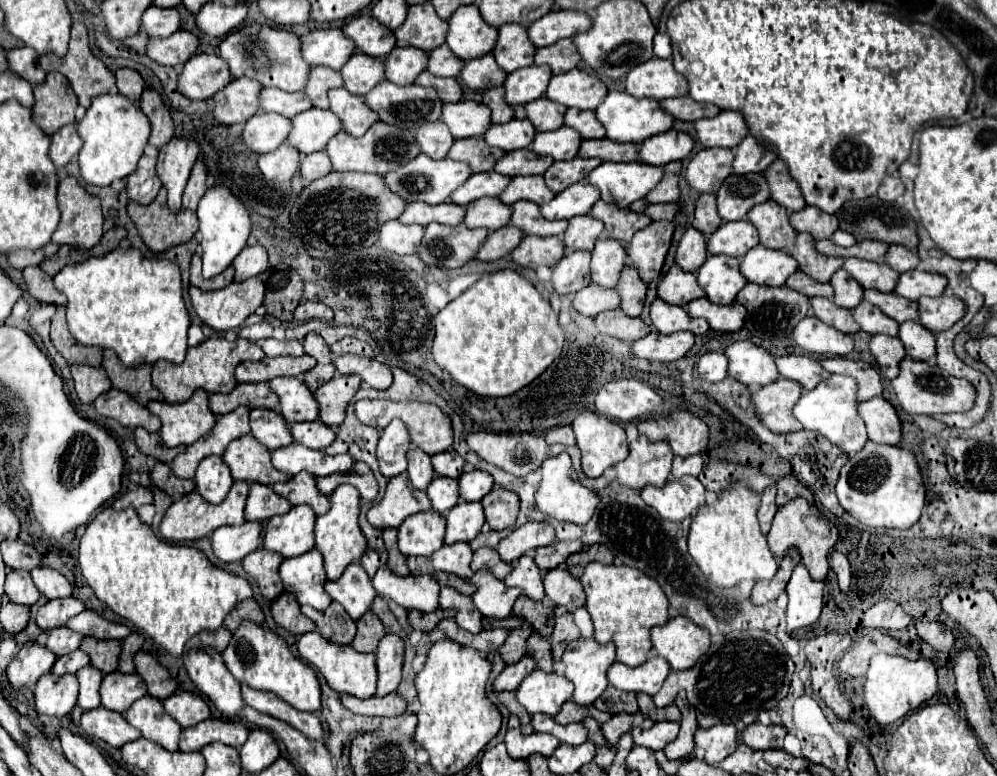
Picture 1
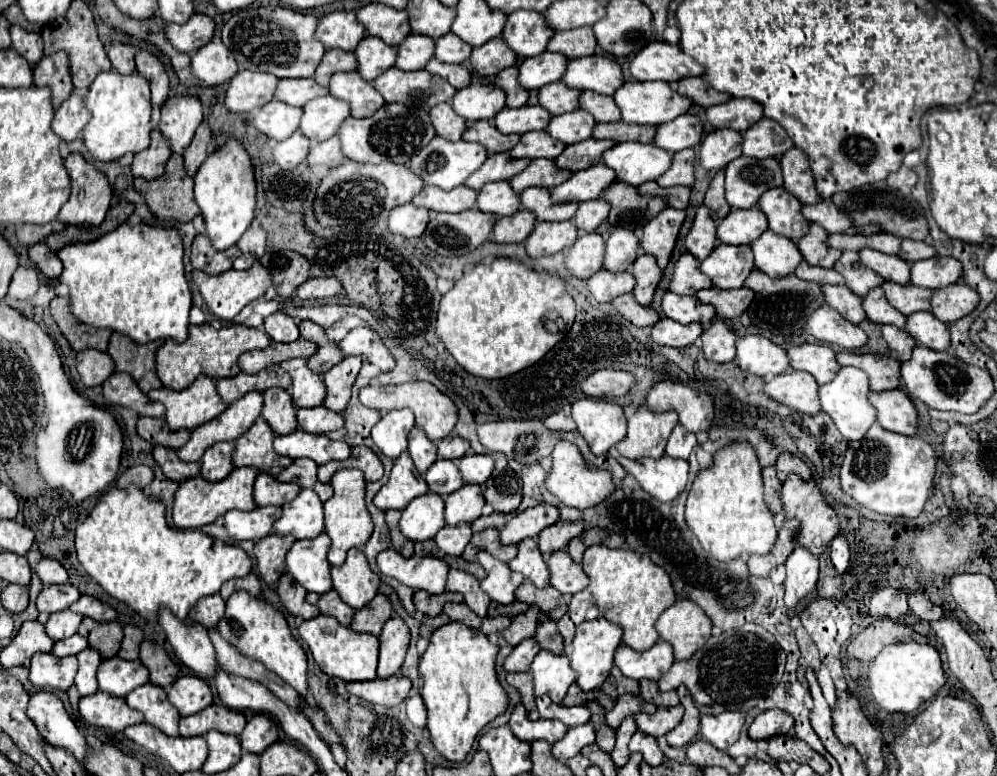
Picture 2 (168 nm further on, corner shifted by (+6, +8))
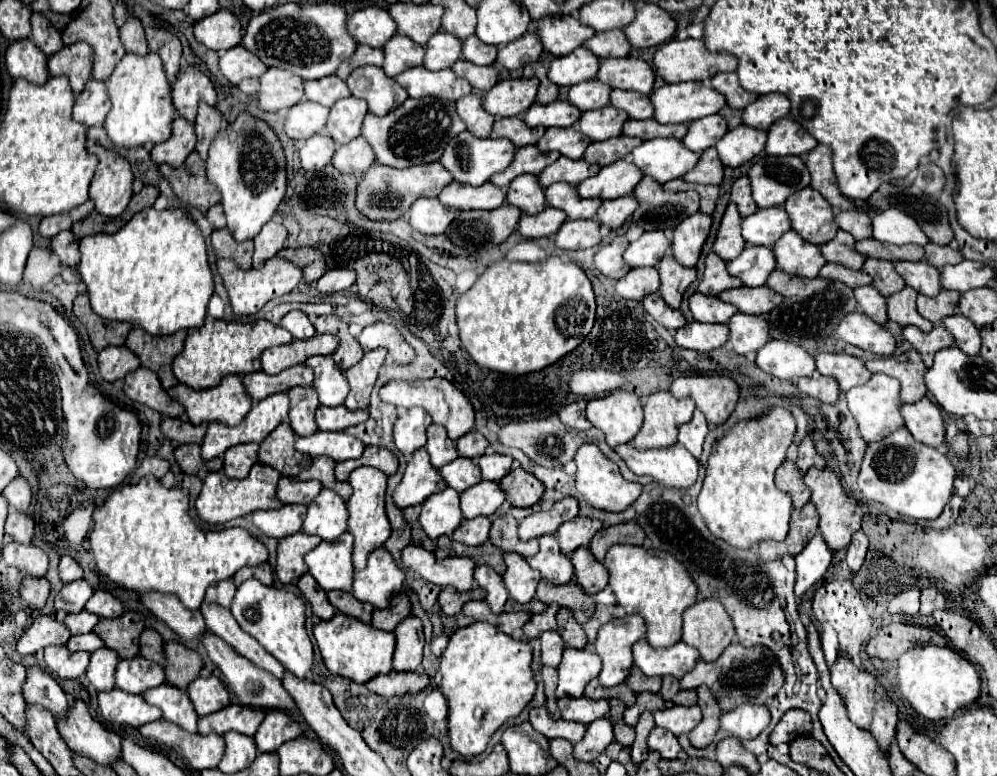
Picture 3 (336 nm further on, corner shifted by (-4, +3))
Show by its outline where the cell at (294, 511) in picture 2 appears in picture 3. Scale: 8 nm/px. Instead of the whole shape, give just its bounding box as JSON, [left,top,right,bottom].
[302,488,346,542]

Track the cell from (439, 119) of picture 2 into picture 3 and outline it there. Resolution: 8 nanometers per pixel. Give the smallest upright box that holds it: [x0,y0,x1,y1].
[456,94,494,138]

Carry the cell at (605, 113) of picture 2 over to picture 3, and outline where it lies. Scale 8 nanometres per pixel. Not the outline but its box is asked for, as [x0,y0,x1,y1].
[610,90,652,120]

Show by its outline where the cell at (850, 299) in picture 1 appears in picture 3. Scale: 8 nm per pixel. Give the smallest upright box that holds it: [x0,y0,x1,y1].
[862,258,904,294]

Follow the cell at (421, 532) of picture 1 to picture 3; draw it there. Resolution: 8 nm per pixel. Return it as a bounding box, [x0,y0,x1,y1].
[418,488,462,540]

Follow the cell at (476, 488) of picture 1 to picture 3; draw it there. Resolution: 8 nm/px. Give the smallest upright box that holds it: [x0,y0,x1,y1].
[478,454,512,482]

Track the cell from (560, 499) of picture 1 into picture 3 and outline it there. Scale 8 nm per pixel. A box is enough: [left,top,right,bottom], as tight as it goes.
[574,444,642,512]

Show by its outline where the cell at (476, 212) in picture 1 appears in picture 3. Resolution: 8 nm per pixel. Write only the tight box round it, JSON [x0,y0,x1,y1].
[506,174,546,214]

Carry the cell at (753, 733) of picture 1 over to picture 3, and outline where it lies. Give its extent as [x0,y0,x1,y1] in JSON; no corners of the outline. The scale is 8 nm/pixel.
[770,710,812,746]

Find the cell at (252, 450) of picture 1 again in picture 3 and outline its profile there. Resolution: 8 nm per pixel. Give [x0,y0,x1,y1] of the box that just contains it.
[258,422,312,476]

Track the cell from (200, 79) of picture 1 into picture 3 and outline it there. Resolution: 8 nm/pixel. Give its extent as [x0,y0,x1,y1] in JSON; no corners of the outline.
[218,46,266,84]

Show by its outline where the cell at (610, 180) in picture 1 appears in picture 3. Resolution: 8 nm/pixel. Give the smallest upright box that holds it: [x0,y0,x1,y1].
[632,138,698,184]

